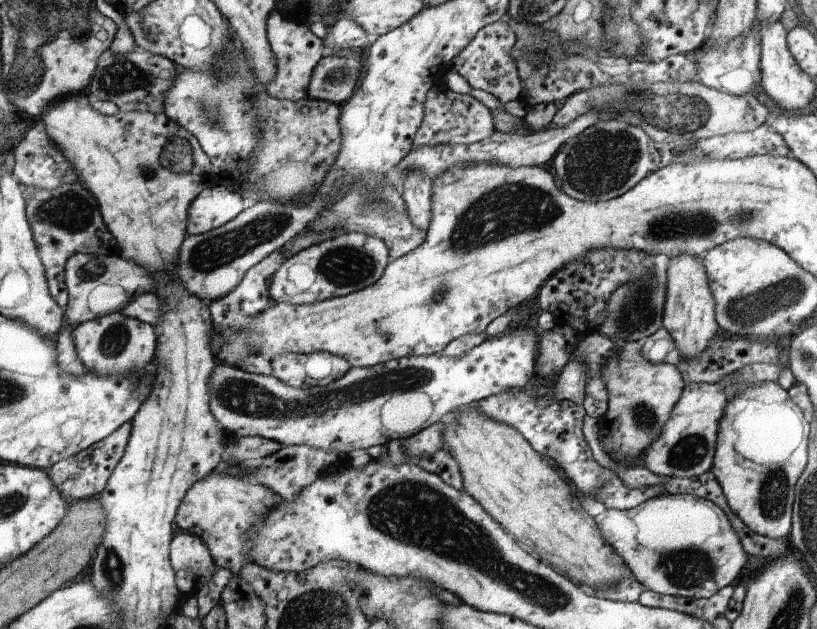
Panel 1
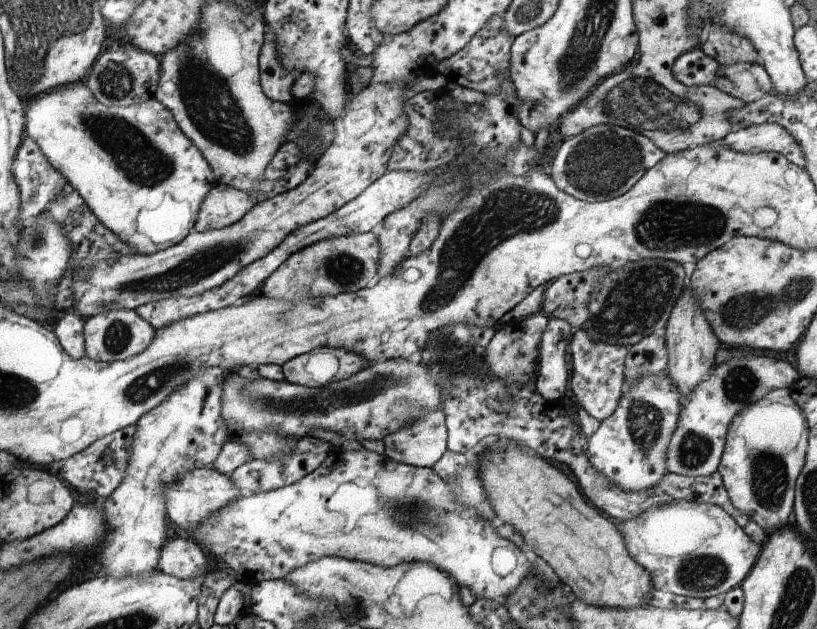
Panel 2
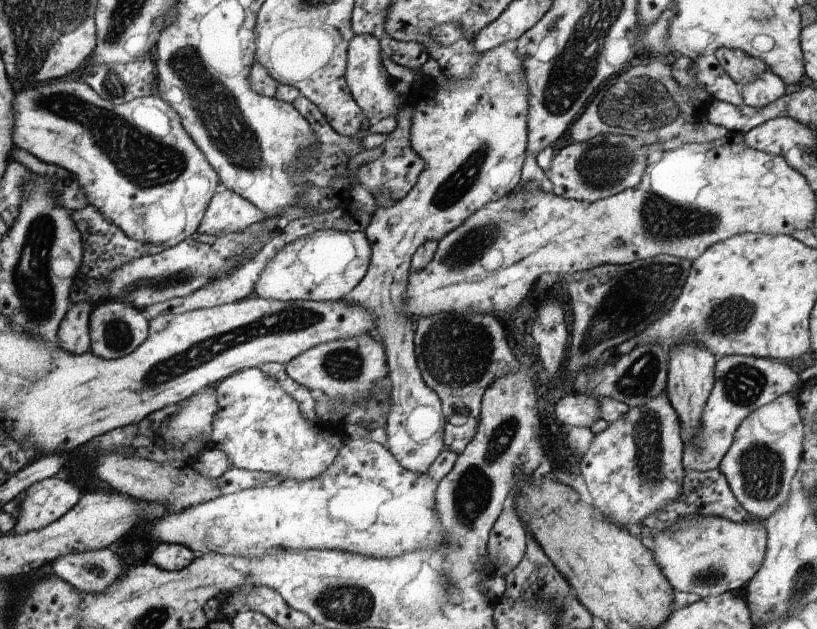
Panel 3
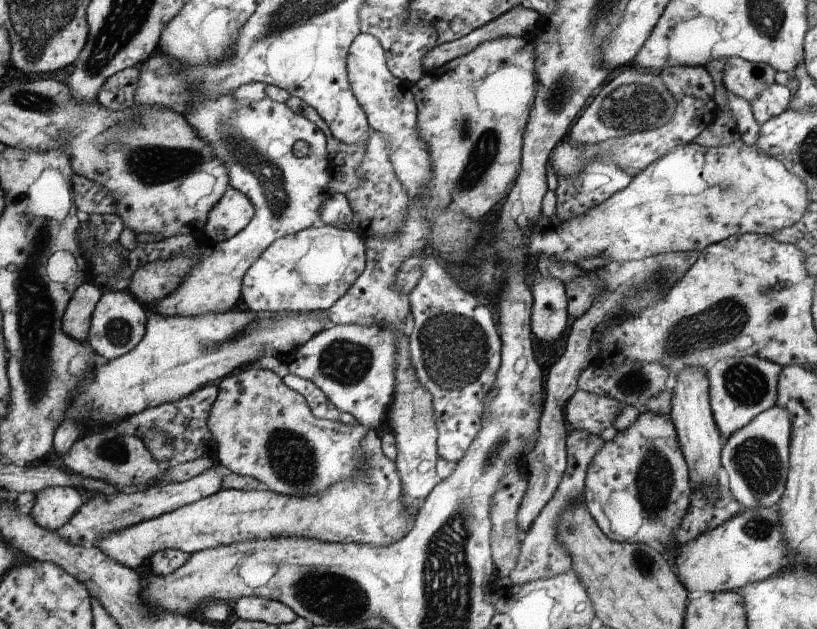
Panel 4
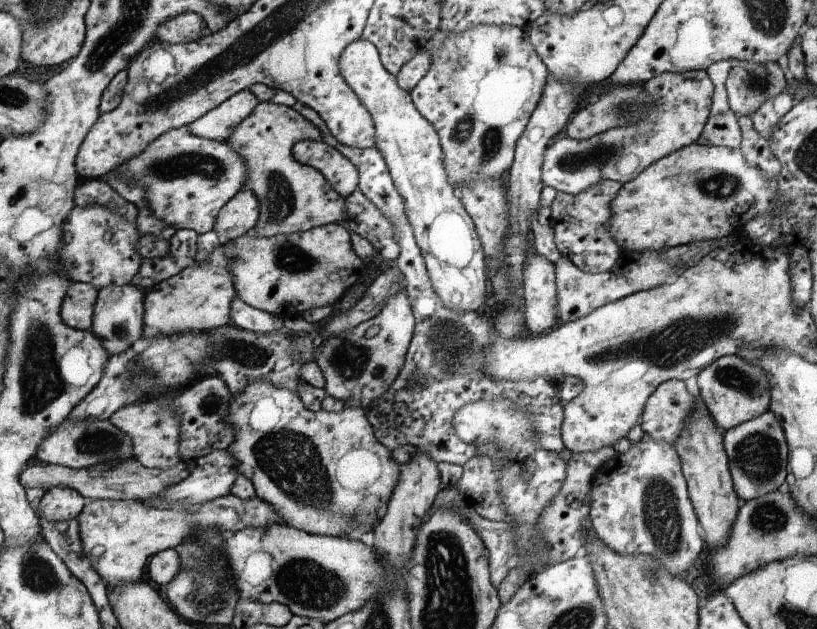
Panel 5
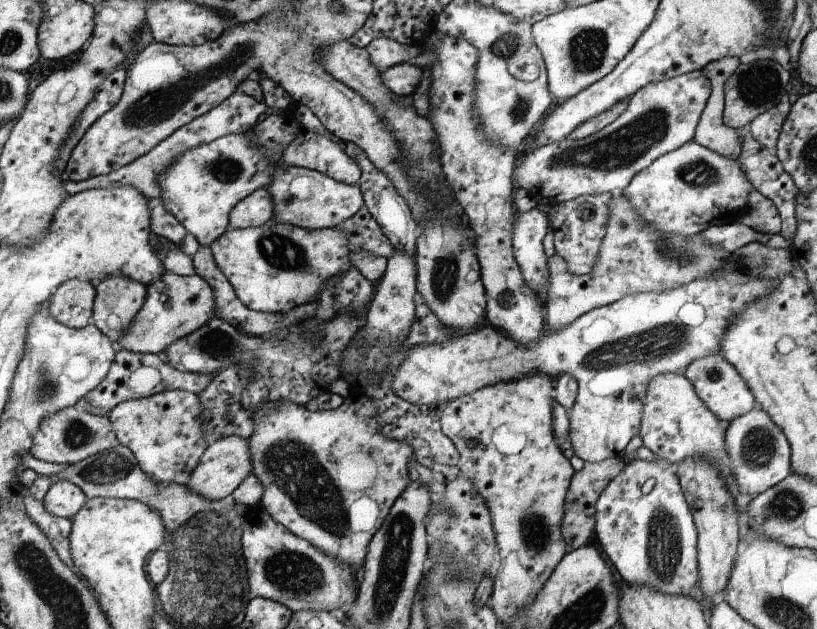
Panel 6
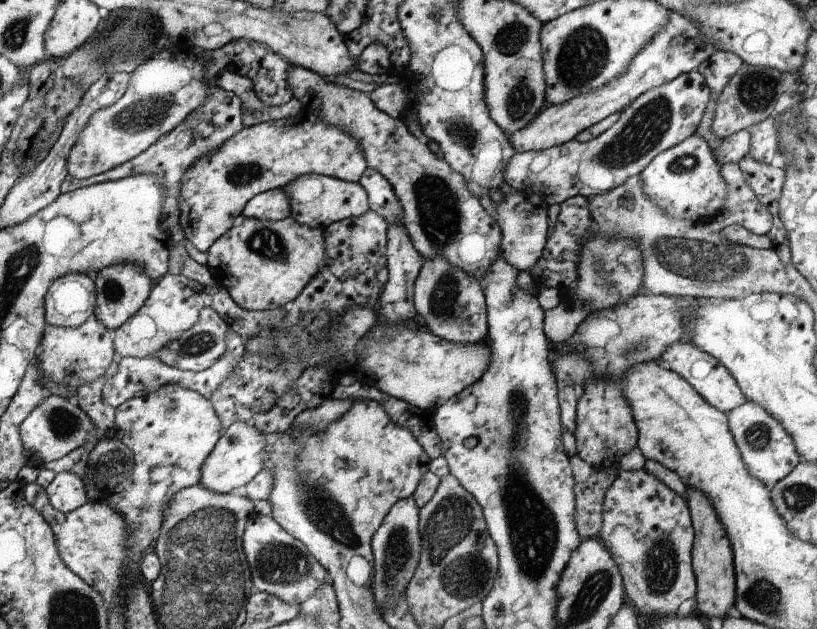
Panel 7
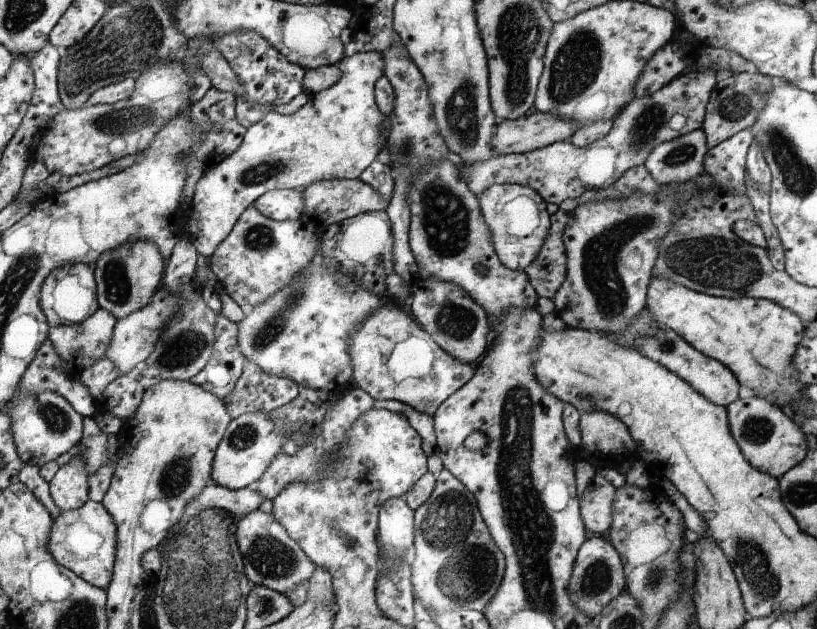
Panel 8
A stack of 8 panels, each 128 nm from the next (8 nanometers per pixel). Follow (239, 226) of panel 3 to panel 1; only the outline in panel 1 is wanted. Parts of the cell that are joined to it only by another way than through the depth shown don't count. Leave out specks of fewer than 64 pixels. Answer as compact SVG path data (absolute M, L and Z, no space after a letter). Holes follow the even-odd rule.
M218 185L205 189L189 208L188 235L213 231L240 215L248 203L241 193Z

